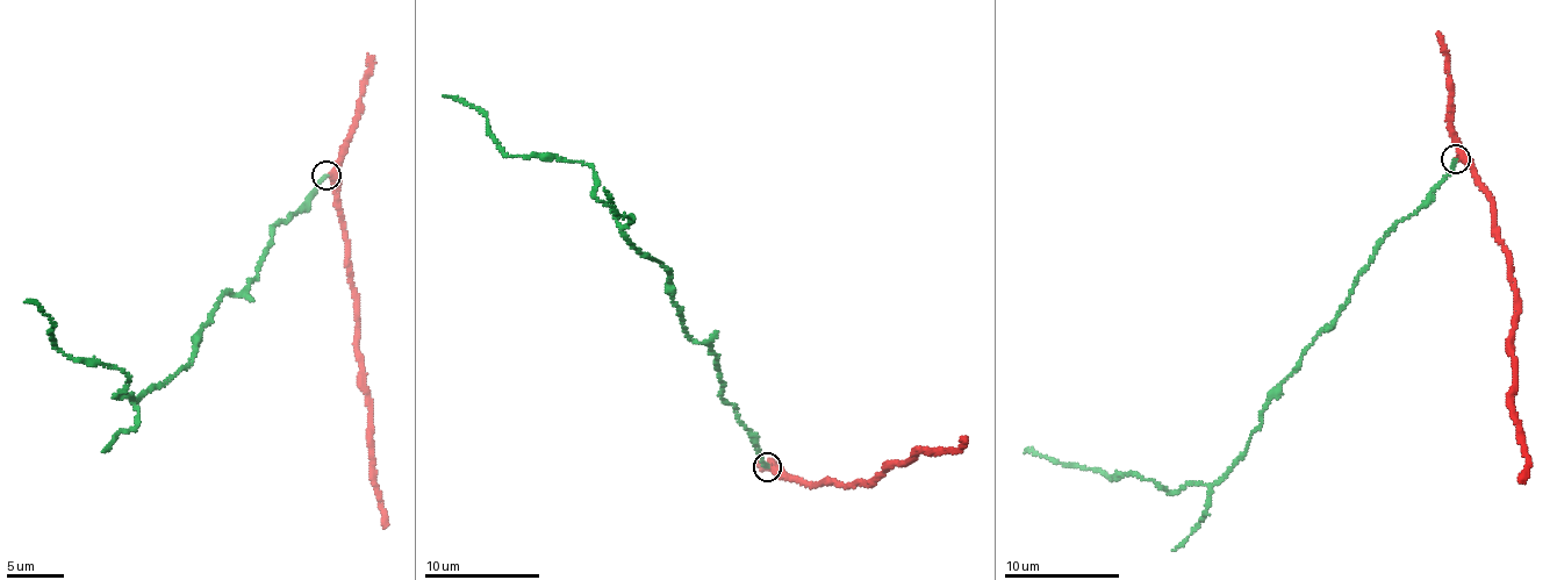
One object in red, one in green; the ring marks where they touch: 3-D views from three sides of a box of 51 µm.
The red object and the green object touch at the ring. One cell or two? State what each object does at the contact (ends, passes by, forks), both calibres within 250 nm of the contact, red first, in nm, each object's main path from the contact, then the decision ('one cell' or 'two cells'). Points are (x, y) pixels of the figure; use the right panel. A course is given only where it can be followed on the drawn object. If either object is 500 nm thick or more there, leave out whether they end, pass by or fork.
red ends; green ends; calibres 300 and 200 nm; course red (1456, 159), (1472, 169), (1476, 185), (1491, 200), (1494, 236), (1511, 265), (1513, 419), (1527, 464), (1520, 482); course green (1456, 159), (1380, 242), (1333, 326), (1313, 337), (1212, 484), (1170, 491), (1133, 472), (1111, 480), (1024, 452); one cell

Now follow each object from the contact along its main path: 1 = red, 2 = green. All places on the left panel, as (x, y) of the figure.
1: (327, 176), (336, 191), (344, 229), (345, 266), (354, 300), (357, 360), (370, 408), (370, 458), (386, 527)
2: (327, 176), (192, 359), (134, 401), (115, 394), (121, 369), (58, 351), (24, 302)

